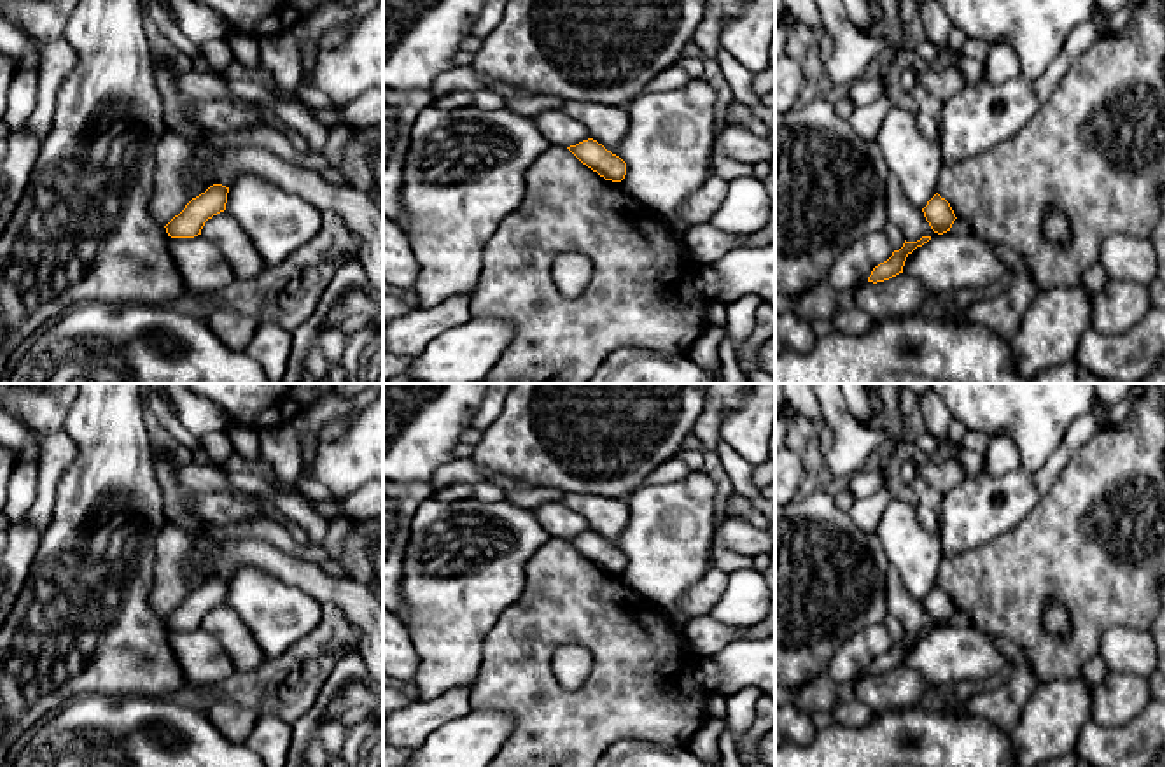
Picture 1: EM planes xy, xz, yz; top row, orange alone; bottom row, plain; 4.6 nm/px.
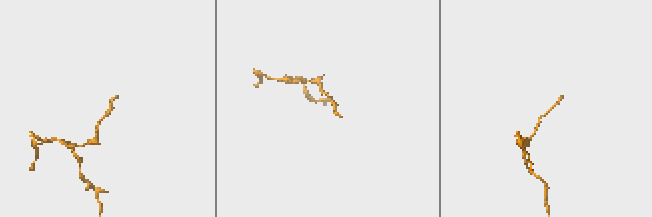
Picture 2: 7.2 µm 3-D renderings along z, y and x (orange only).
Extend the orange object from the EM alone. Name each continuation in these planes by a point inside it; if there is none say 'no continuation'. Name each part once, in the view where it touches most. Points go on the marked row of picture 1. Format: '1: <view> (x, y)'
no continuation

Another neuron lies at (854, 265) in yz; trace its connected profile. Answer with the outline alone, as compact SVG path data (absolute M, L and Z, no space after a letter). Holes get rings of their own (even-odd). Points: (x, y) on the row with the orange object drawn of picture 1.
M871 231L849 245L833 263L828 284L847 299L868 277L873 268L892 256L892 245L884 231Z

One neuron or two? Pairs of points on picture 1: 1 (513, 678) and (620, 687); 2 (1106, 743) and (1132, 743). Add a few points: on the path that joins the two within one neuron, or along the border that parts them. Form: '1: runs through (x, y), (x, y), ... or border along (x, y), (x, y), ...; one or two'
1: runs through (539, 701), (593, 701); one
2: runs through (1113, 743), (1125, 743); one

